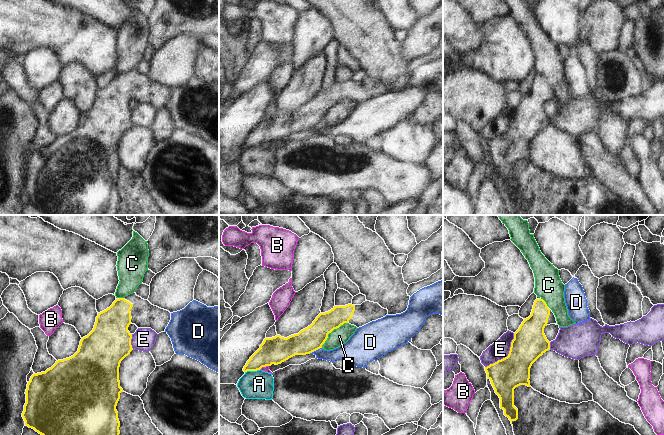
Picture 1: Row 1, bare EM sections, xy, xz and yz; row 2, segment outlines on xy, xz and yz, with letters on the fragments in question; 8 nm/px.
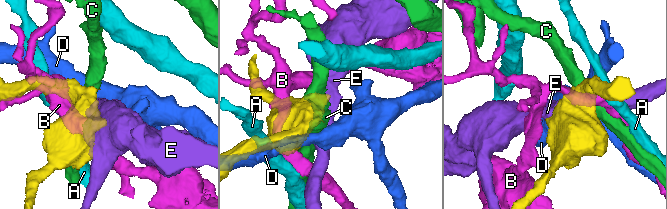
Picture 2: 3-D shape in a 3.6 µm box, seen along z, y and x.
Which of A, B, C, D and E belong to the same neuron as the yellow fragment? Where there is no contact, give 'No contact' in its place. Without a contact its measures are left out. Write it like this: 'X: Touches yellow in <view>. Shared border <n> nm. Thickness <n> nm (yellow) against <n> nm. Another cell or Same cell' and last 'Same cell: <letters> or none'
A: Touches yellow in xz. Shared border 130 nm. Thickness 220 nm (yellow) against 220 nm. Another cell
B: Touches yellow in xz. Shared border 80 nm. Thickness 220 nm (yellow) against 50 nm. Another cell
C: Touches yellow in xz. Shared border 300 nm. Thickness 200 nm (yellow) against 140 nm. Another cell
D: Touches yellow in xz. Shared border 120 nm. Thickness 200 nm (yellow) against 120 nm. Another cell
E: Touches yellow in yz. Shared border 360 nm. Thickness 260 nm (yellow) against 150 nm. Another cell
Same cell: none

